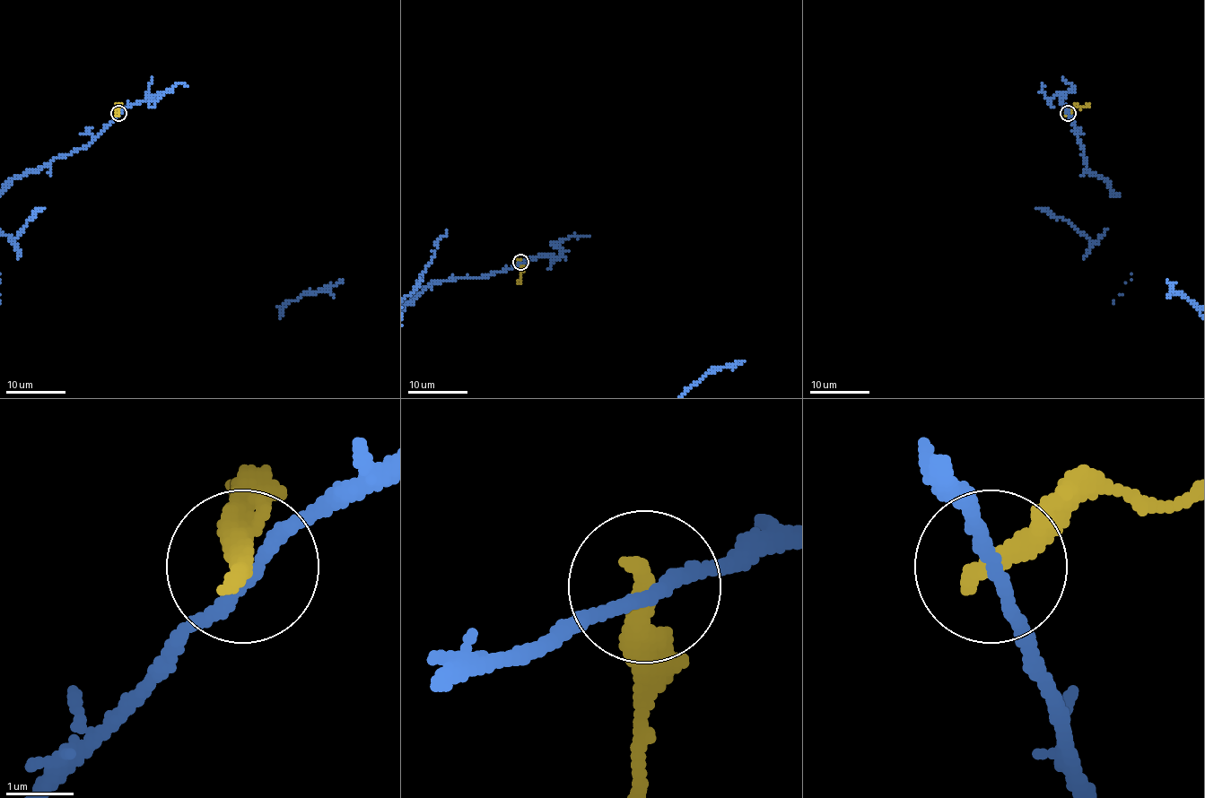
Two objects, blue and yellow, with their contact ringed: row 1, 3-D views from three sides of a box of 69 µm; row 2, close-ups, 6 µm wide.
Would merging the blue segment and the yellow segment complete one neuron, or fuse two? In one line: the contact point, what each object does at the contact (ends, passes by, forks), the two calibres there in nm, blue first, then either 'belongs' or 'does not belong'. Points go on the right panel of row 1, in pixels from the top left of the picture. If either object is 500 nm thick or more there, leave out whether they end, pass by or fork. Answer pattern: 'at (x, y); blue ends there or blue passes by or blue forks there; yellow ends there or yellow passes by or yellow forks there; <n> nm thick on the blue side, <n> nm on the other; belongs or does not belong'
at (1068, 113); blue passes by; yellow ends there; 200 nm thick on the blue side, 400 nm on the other; does not belong

